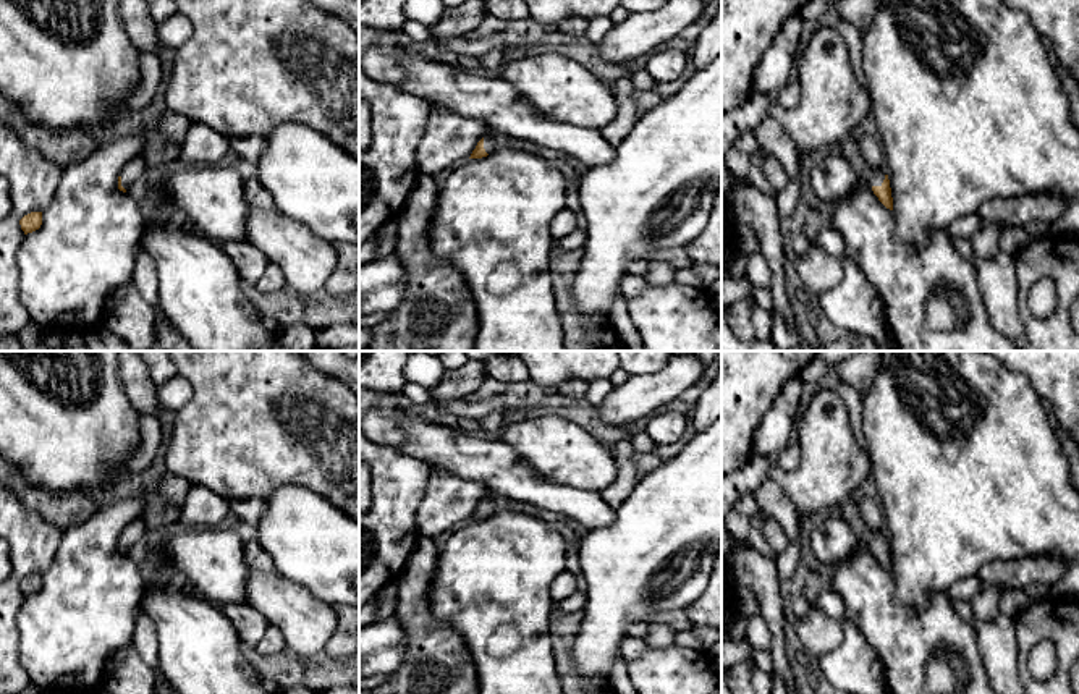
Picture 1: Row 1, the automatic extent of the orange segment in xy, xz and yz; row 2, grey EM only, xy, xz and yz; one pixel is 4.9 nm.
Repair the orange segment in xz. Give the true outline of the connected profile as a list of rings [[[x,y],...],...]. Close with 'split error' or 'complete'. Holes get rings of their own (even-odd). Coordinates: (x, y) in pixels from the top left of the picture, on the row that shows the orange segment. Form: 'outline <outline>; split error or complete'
outline [[[485,133],[484,138],[477,142],[469,159],[482,159],[495,152],[495,139],[492,134]]]; split error

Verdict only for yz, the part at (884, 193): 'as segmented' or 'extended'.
extended

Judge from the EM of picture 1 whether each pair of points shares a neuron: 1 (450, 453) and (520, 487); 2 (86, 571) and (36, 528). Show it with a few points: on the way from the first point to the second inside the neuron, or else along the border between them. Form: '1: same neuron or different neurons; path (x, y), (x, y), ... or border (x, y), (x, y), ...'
1: same neuron; path (468, 457), (490, 461), (502, 469)
2: different neurons; border (63, 531), (52, 562), (41, 573)

